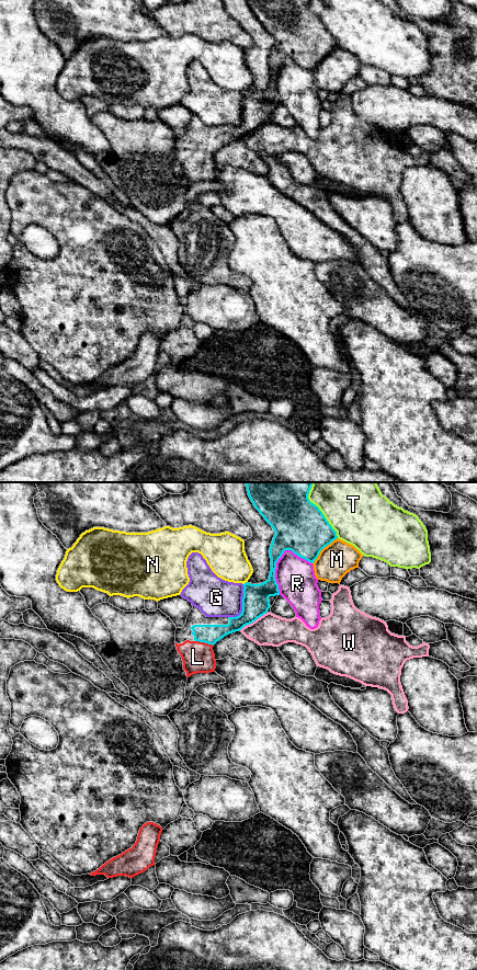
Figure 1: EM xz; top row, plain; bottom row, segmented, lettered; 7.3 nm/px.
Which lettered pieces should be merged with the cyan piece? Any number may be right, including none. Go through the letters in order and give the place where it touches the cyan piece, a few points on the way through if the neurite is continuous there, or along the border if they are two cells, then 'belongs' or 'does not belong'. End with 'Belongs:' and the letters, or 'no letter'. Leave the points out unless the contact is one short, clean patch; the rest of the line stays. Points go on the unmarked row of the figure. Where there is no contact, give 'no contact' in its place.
G: meets cyan in xz at (242, 113); border along xz (243, 93), (242, 120), (238, 124), (229, 126); does not belong
L: meets cyan in xz at (204, 150); runs through xz (209, 143), (204, 150), (197, 166); belongs
M: meets cyan in xz at (322, 57); does not belong
N: meets cyan in xz at (245, 92); does not belong
R: meets cyan in xz at (274, 79); does not belong
T: meets cyan in xz at (322, 23); does not belong
W: meets cyan in xz at (252, 130); does not belong
Belongs: L

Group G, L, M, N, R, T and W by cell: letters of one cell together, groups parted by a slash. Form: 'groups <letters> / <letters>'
groups G / L / M / N / R / T / W

